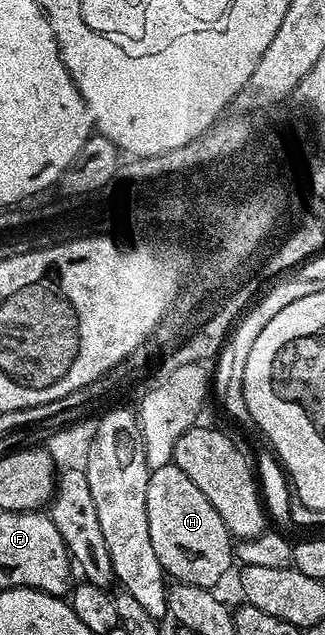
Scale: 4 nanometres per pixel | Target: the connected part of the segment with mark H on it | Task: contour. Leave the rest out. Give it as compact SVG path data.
M172 461L149 472L147 481L147 529L151 529L151 545L155 548L155 557L163 565L166 576L178 583L190 583L196 587L216 588L216 583L235 563L235 539L229 534L227 525L216 511L207 496L199 491L182 469Z

